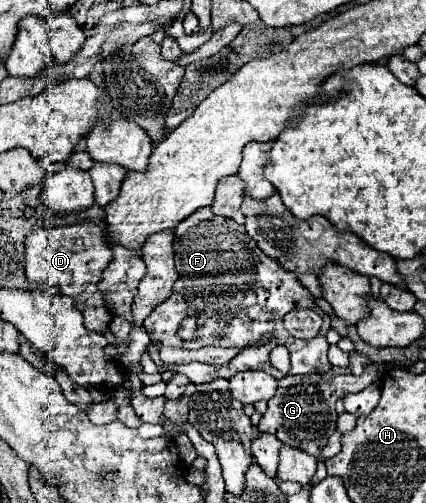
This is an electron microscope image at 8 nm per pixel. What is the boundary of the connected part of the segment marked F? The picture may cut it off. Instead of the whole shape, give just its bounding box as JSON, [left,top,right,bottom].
[143,207,331,383]

